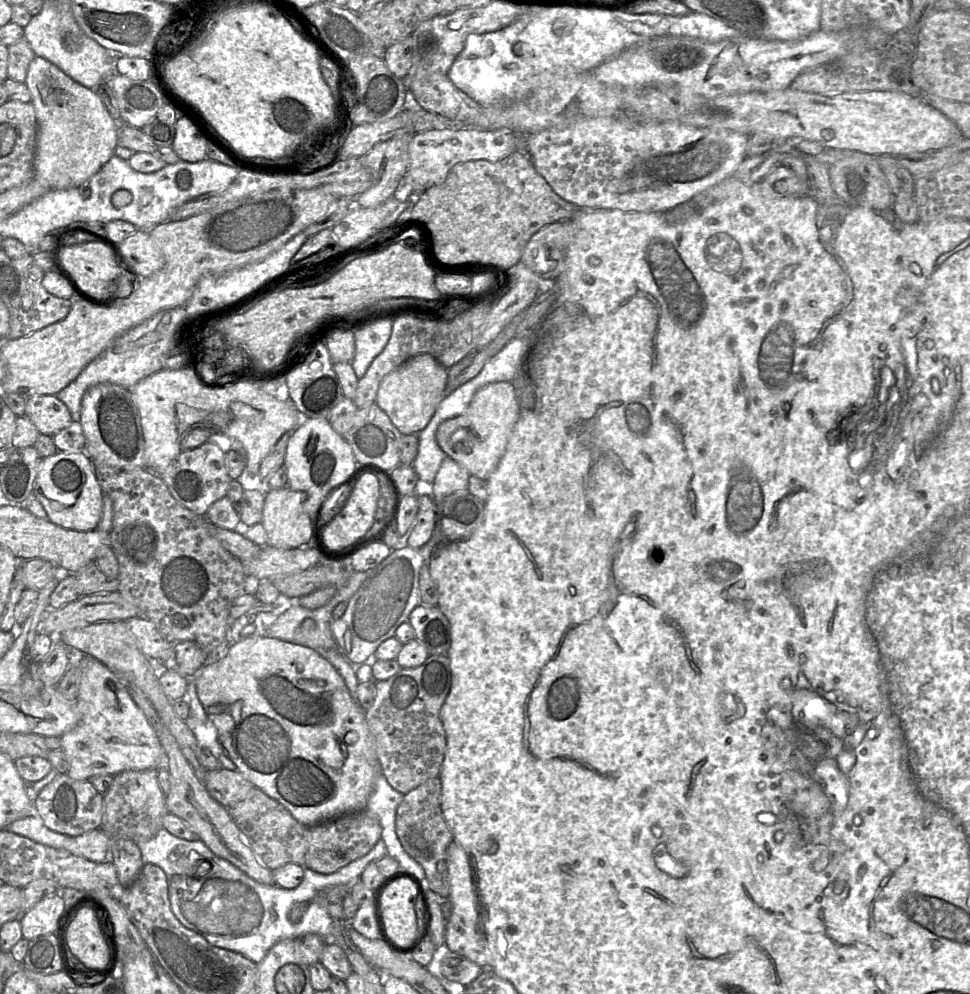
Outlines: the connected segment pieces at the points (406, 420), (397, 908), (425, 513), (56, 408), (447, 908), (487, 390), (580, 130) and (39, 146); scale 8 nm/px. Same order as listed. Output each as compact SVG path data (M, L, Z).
M428 353L417 354L384 376L375 403L403 435L418 434L443 400L446 382L447 368Z
M407 877L395 880L382 896L382 912L387 934L399 945L411 944L417 933L414 901L415 882Z
M417 492L418 513L410 530L407 545L420 549L432 536L437 524L437 504L429 492Z
M34 395L25 399L25 415L40 434L54 436L72 424L69 409L56 395Z
M437 776L405 794L396 811L395 830L405 852L423 868L424 884L440 897L442 916L446 926L452 912L449 900L447 850L453 836L442 814L441 788L441 781Z
M504 381L489 383L475 392L462 414L439 425L436 441L446 456L460 464L470 475L487 480L505 453L519 413L514 383Z
M598 117L566 128L526 134L526 153L553 191L578 208L665 212L732 176L747 157L748 139L742 133L724 128L697 128L677 122L631 126L613 118Z
M35 56L24 82L30 93L38 124L34 157L34 178L51 190L79 187L114 155L118 126L101 98L52 62Z

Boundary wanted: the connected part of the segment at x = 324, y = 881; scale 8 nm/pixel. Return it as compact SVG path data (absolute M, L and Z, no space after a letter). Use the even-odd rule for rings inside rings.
M161 828L152 838L146 841L136 841L144 864L154 864L160 867L167 878L168 896L171 909L183 926L190 929L212 945L237 952L255 964L259 963L267 952L283 939L296 939L304 934L316 934L327 943L332 937L332 919L328 911L319 906L314 898L319 891L328 886L349 886L360 878L365 867L386 854L386 845L380 838L373 848L364 856L350 862L346 866L330 874L320 874L307 866L303 867L303 879L293 888L286 889L278 885L265 885L250 878L229 861L215 855L201 840L184 840L172 835ZM307 902L306 909L302 912L299 921L293 921L290 913L295 904Z

